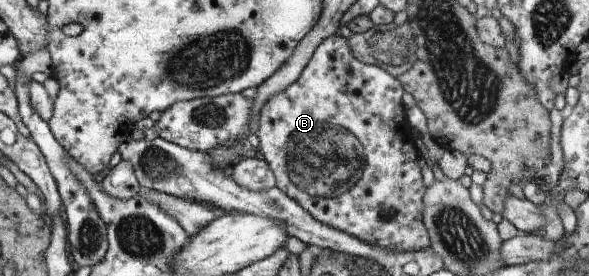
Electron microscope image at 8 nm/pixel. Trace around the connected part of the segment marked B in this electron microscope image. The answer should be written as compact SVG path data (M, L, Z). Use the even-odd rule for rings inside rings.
M338 33L324 39L321 45L316 47L312 58L306 68L302 71L300 78L294 81L287 89L281 93L276 93L270 97L262 107L260 121L256 127L256 134L260 138L258 151L265 159L276 179L276 186L293 198L307 213L310 213L314 220L325 224L337 231L346 233L359 241L377 246L386 252L418 252L430 246L428 231L423 223L423 212L425 202L423 196L426 188L423 183L421 169L424 161L422 160L417 147L415 146L414 130L406 124L406 109L402 103L404 89L397 78L381 69L378 64L366 64L359 62L352 54L347 39Z

